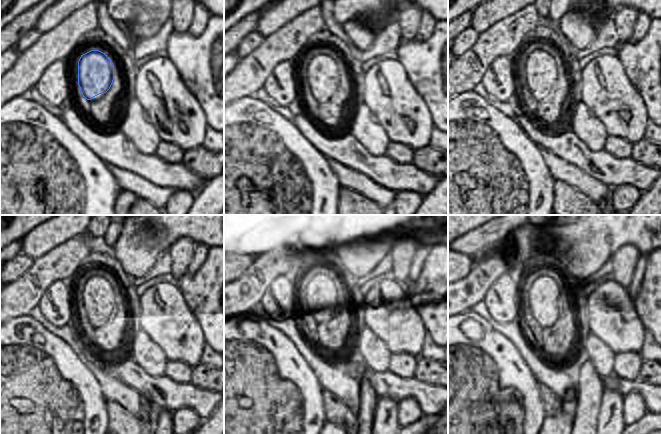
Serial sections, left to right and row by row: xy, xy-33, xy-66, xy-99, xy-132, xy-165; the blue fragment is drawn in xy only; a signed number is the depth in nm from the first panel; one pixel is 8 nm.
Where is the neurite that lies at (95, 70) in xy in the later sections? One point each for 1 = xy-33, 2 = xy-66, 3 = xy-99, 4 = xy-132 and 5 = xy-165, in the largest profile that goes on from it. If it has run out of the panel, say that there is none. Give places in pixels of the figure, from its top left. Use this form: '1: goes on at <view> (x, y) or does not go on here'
1: goes on at xy-33 (323, 73)
2: goes on at xy-66 (547, 76)
3: goes on at xy-99 (99, 296)
4: goes on at xy-132 (321, 291)
5: goes on at xy-165 (544, 295)

